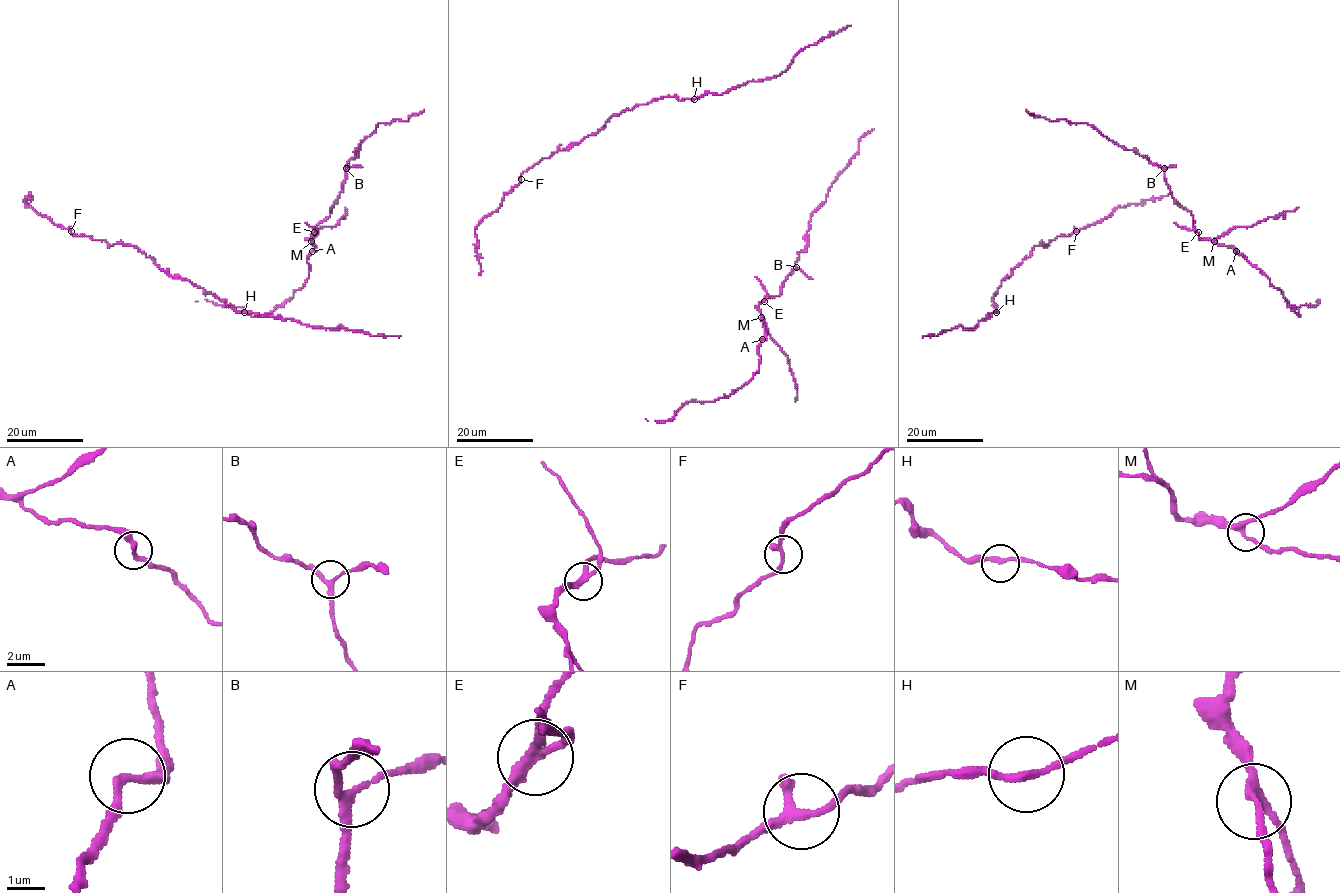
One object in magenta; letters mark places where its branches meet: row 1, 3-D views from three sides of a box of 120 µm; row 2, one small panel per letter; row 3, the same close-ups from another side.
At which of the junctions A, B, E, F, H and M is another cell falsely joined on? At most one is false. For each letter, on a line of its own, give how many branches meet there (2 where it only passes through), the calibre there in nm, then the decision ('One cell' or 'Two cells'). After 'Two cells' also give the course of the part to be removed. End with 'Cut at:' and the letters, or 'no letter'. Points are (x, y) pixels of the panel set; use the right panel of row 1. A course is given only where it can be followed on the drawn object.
A: Branches: 2. Thickness 220 nm. One cell
B: Branches: 3. Thickness 190 nm. One cell
E: Branches: 3. Thickness 220 nm. Two cells. Course of the part to remove: (1198, 233), (1174, 222)
F: Branches: 3. Thickness 200 nm. One cell
H: Branches: 2. Thickness 200 nm. One cell
M: Branches: 3. Thickness 200 nm. One cell
Cut at: E

